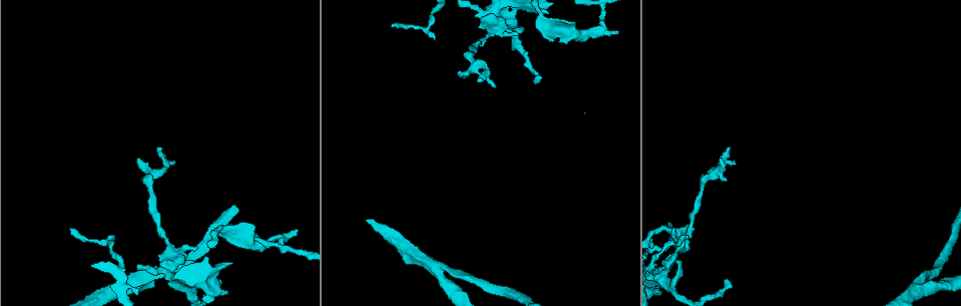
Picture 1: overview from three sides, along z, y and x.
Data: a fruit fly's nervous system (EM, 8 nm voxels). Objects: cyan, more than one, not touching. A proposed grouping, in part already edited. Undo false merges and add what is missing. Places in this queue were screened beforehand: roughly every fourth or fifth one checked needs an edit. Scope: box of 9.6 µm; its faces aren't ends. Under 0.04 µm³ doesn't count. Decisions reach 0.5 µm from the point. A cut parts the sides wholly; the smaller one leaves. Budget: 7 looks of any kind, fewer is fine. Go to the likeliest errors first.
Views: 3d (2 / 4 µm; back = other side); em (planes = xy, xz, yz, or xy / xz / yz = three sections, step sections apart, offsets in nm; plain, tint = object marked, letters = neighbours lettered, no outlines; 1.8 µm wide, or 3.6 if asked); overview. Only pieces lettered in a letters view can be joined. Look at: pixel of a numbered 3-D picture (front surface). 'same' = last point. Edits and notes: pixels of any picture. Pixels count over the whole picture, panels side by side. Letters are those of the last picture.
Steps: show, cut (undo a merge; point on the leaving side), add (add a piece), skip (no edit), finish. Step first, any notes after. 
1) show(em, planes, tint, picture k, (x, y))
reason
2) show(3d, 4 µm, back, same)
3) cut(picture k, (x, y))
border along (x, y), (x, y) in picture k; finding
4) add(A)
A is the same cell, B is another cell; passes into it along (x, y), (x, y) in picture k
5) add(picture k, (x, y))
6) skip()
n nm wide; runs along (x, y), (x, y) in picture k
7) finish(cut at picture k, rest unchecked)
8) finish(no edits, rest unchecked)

show(em, 3.6 µm, planes, tint, picture 1, (273, 239))
sharp bend

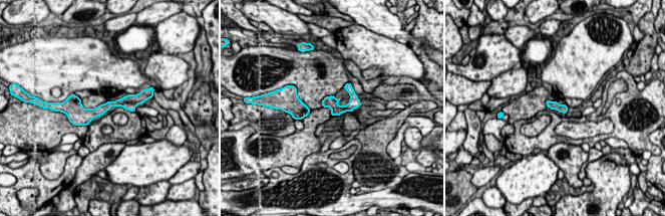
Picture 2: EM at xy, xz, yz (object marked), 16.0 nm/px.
show(em, 3.6 µm, planes, letters, same)

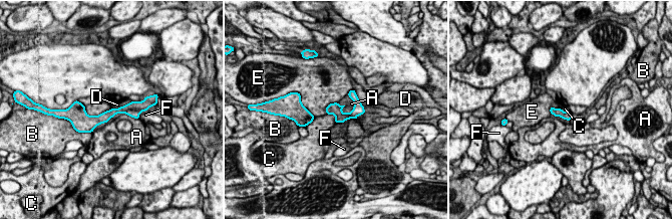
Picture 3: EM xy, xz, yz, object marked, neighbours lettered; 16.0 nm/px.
cut(picture 3, (131, 113))
F touches over 420 nm; A, B, C, D, E and F are other cells; border along (140, 111), (127, 110), (124, 113) in picture 3; two neurons meet here

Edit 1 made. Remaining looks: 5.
show(overview)

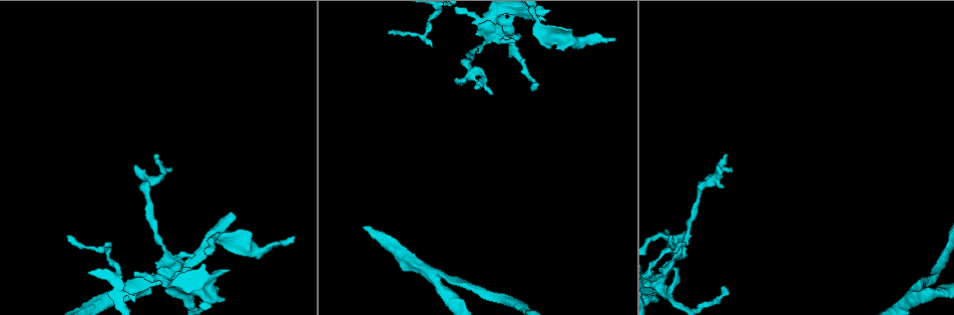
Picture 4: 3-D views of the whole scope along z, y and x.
show(3d, 4 µm, picture 4, (434, 274))
two arms in line, one across

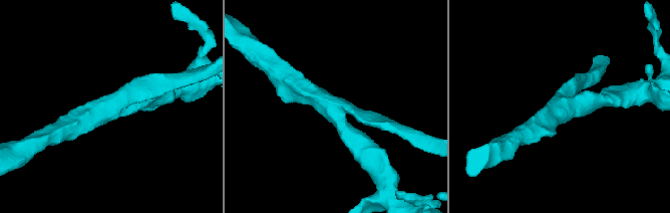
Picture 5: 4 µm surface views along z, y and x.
show(em, xy, step 8, letters, picture 5, (562, 106))
3 arms; arms of 220, 280, 380 nm

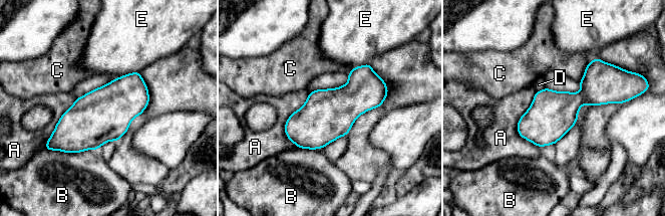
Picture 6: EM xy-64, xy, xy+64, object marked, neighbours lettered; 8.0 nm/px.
skip()
A, B, C, D and E are other cells; continuous, no second neuron

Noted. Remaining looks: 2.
show(em, yz, step 16, letters, picture 4, (533, 85))

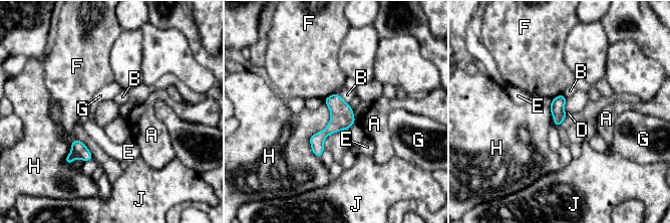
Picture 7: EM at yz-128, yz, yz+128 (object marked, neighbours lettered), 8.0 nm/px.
show(em, xy, step 4, letters, same)

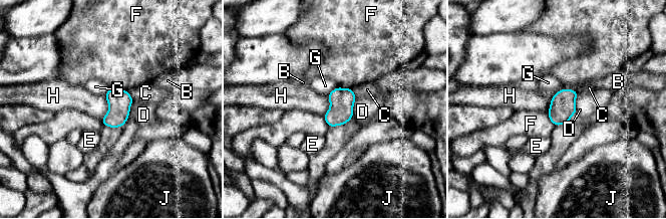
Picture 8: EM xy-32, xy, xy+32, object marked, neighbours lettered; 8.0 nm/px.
skip()
B, C, D, E, F, G, H and J are other cells; border along (105, 95), (108, 111), (101, 121) in picture 8; none of them fits

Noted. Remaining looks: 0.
finish(cut at picture 3, rest unchecked)

